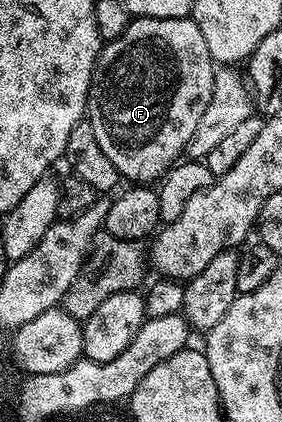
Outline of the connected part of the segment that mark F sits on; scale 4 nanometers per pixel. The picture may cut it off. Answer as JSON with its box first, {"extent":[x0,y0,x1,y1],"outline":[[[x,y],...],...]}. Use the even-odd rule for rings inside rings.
{"extent":[85,16,216,182],"outline":[[[141,16],[132,19],[115,40],[102,45],[87,91],[85,120],[93,130],[93,138],[97,138],[97,146],[105,150],[105,158],[113,162],[120,177],[128,176],[131,182],[158,181],[186,153],[189,138],[193,138],[193,130],[197,130],[197,122],[209,106],[216,67],[201,30],[191,18]]]}

